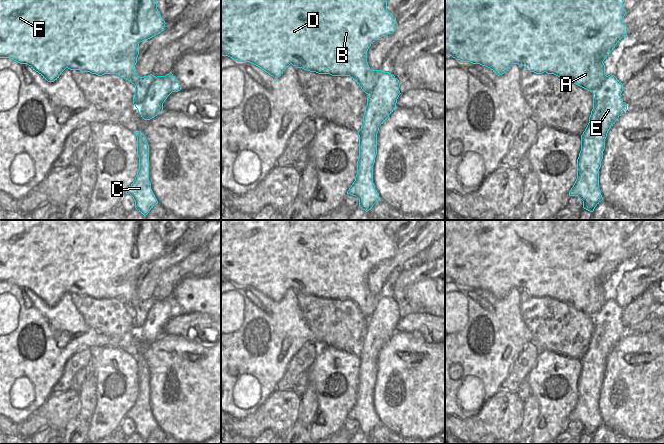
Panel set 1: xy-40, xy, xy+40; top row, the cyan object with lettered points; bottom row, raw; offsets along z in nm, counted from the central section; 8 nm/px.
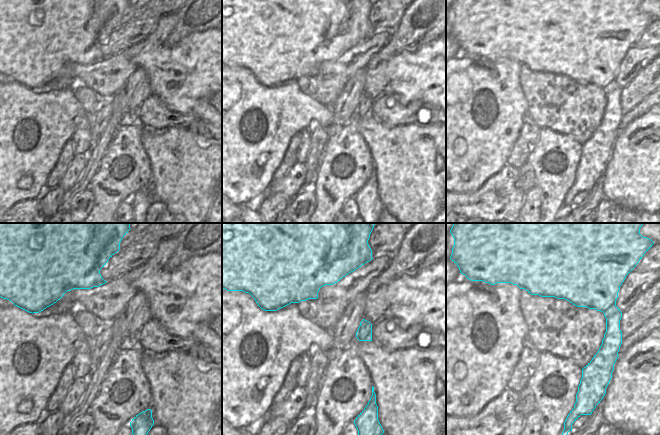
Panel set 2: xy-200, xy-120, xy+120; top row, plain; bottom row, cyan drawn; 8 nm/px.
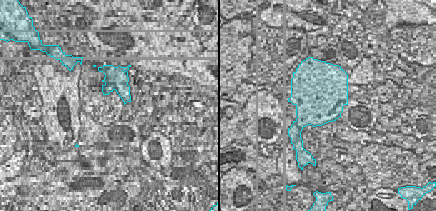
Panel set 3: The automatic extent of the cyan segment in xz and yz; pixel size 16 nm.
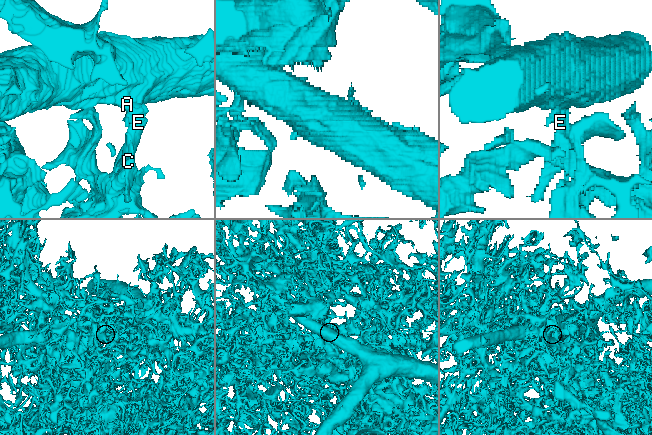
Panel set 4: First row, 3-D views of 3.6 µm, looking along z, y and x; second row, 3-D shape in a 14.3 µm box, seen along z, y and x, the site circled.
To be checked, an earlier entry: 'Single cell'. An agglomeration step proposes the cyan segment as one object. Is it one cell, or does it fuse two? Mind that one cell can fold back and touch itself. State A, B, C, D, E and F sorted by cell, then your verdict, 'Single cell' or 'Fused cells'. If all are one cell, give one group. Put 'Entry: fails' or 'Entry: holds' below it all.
Groups: A B D F / C E. Fused cells.
Entry: fails

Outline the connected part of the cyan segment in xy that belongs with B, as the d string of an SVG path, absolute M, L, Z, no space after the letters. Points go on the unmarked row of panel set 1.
M221 220L221 280L228 280L240 286L250 286L274 302L283 298L285 293L292 288L318 298L332 300L350 300L366 317L370 318L377 309L381 294L372 294L367 287L369 271L382 260L395 255L396 242L387 235L387 225L391 220Z

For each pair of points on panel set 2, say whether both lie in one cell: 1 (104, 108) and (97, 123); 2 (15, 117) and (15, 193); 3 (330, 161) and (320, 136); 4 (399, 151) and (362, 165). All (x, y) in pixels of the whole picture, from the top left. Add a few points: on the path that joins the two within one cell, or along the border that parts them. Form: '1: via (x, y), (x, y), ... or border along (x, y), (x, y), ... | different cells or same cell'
1: via (104, 112), (99, 119) | same cell
2: via (10, 136), (10, 174) | same cell
3: border along (329, 136), (318, 169) | different cells
4: border along (363, 139), (373, 161) | different cells

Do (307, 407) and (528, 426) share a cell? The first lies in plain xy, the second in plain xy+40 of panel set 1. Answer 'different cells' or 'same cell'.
same cell

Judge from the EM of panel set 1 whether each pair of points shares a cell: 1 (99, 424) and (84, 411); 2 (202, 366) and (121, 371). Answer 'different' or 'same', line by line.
1: different
2: different

